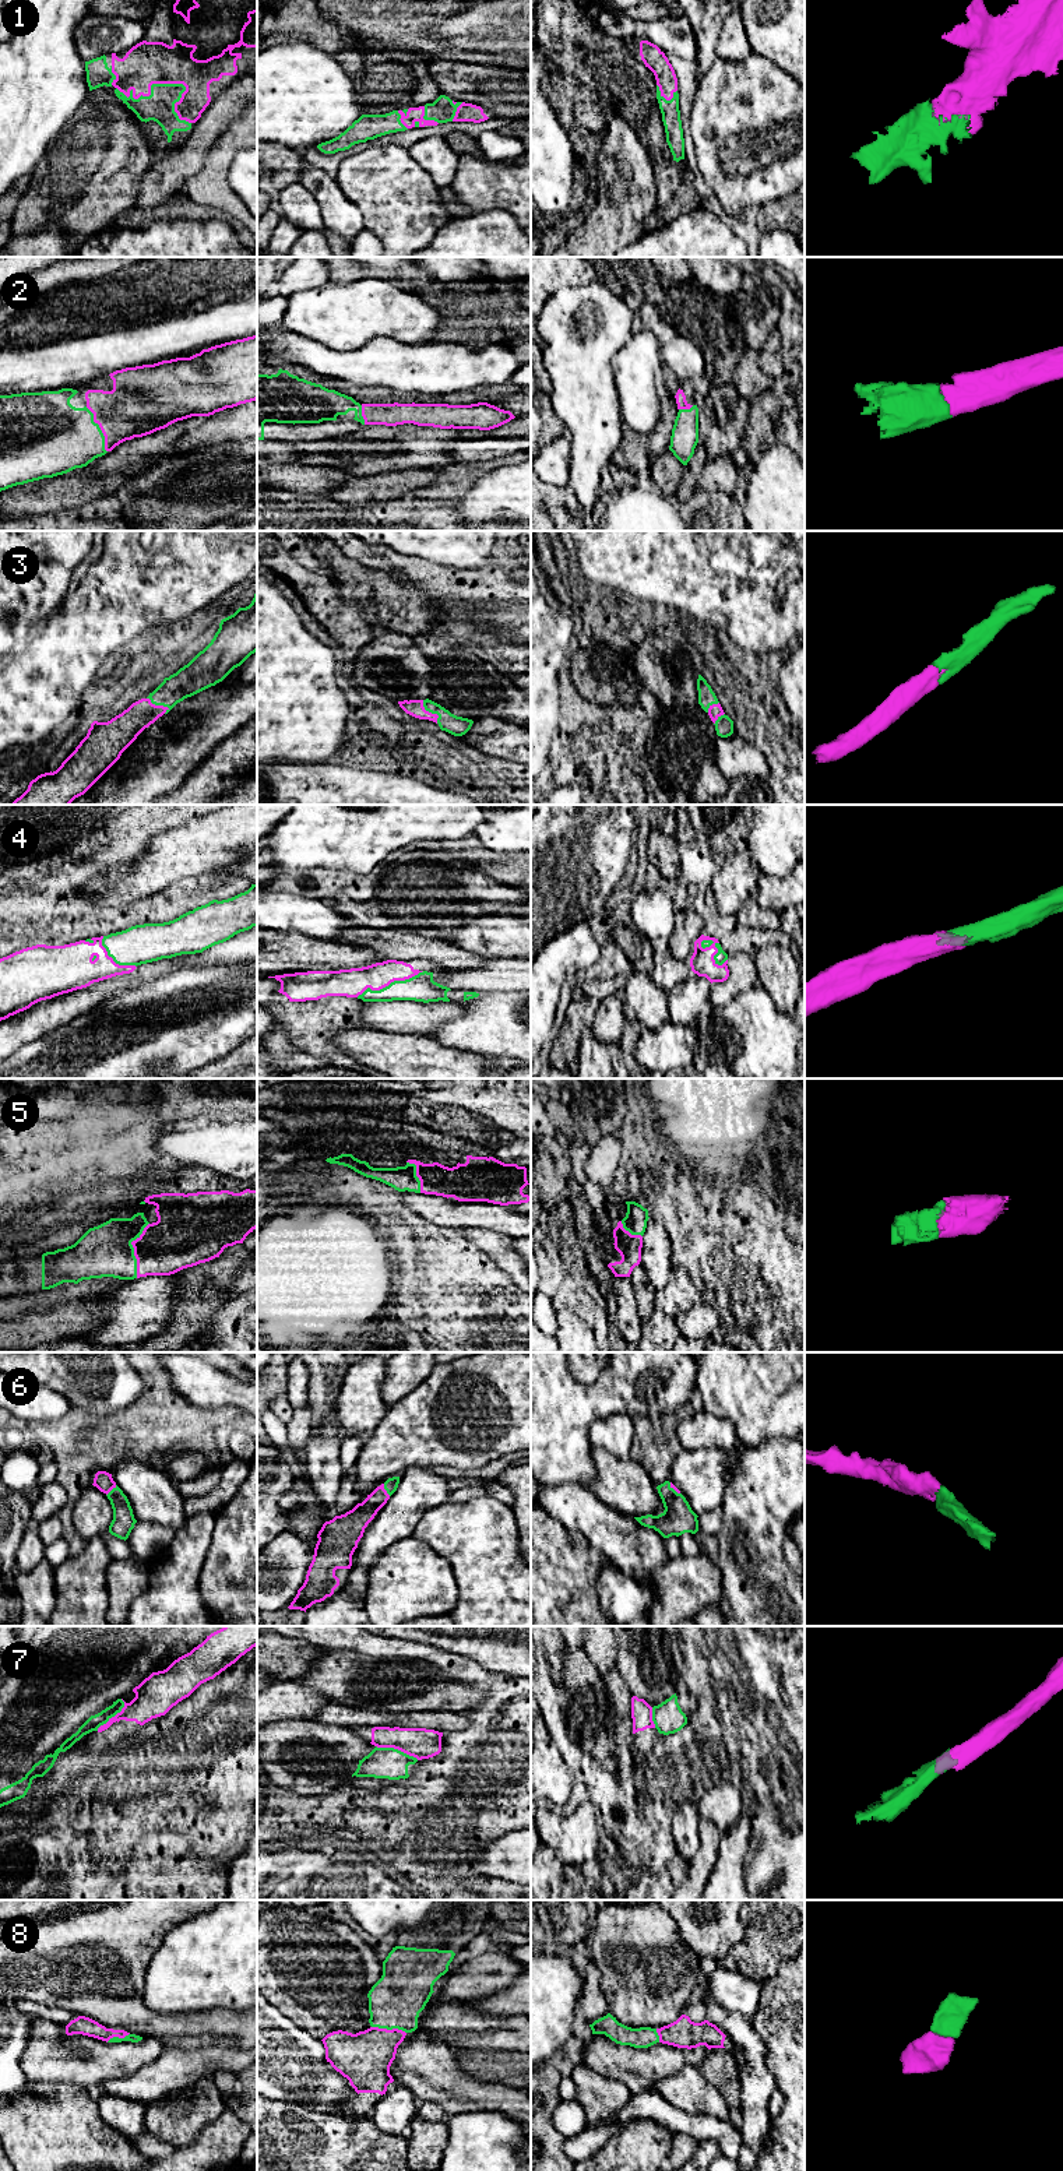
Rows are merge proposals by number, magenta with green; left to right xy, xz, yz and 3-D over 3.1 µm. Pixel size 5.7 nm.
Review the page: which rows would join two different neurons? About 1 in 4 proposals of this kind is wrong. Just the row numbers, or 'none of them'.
7

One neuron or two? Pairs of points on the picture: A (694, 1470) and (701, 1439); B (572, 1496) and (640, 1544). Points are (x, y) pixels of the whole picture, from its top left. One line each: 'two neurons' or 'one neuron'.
A: two neurons
B: one neuron

